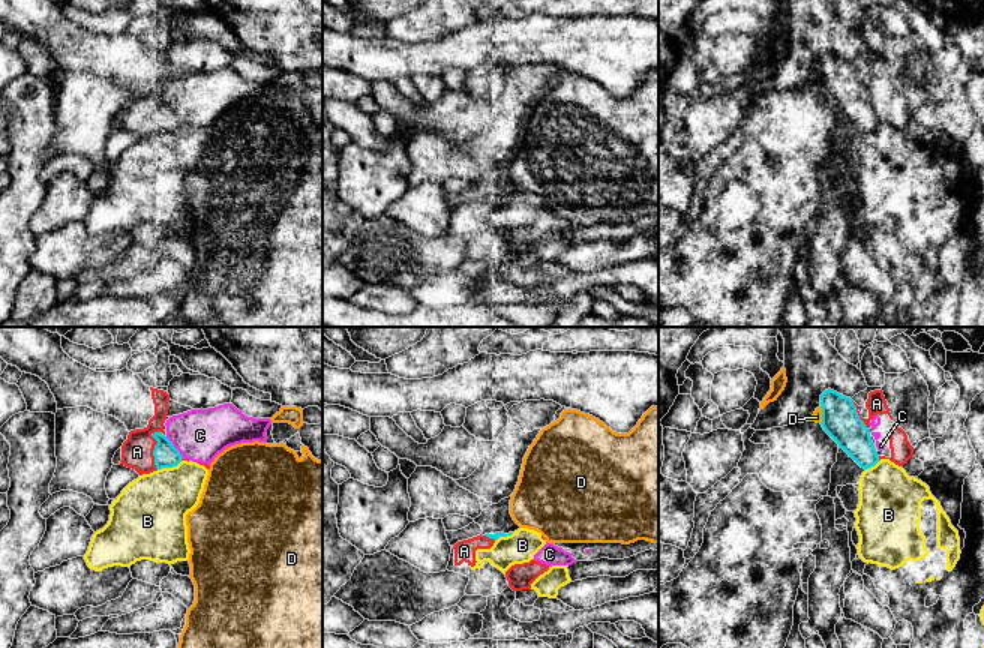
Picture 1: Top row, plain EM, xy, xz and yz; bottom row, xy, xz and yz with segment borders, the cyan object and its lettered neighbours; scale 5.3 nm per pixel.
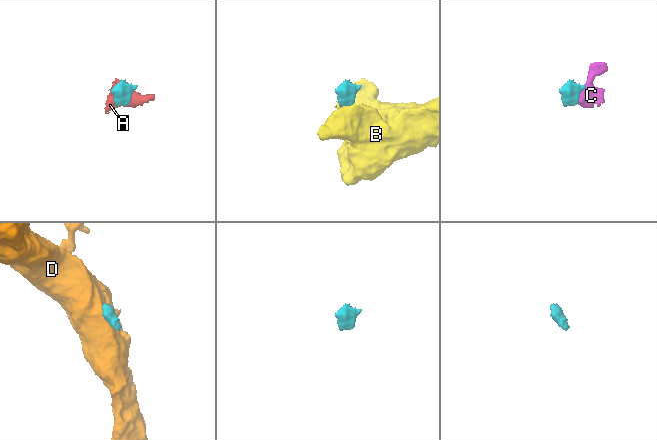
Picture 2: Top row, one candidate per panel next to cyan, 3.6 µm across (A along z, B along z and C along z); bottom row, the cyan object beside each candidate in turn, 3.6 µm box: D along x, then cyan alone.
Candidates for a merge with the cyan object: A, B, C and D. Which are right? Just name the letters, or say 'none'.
A

